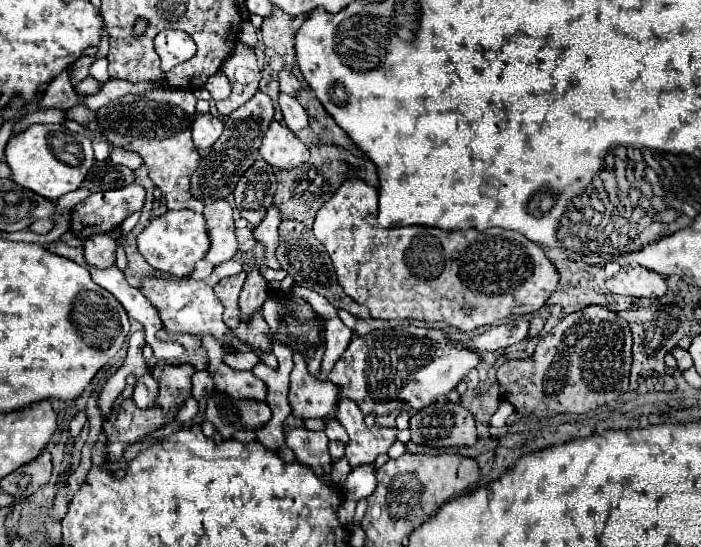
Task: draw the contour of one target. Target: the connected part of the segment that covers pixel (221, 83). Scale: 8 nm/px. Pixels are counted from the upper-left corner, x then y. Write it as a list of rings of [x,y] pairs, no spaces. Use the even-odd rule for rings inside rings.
[[[222,71],[214,73],[214,75],[206,81],[204,87],[210,91],[210,95],[214,97],[214,101],[226,99],[226,97],[230,95],[230,79],[226,79],[226,75],[222,75]]]

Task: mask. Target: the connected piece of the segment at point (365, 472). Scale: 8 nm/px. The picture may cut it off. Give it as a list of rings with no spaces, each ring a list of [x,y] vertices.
[[[374,463],[354,467],[344,483],[344,495],[346,495],[346,499],[358,501],[362,497],[368,497],[376,489],[376,483],[378,483],[378,479],[376,479]]]

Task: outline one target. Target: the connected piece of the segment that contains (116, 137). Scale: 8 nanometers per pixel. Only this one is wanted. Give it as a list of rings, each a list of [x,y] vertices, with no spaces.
[[[188,89],[126,95],[98,109],[98,129],[114,147],[124,147],[142,155],[144,165],[150,169],[150,179],[162,191],[168,209],[192,209],[202,213],[204,203],[190,193],[190,175],[200,161],[200,153],[192,141],[194,107],[196,97]]]

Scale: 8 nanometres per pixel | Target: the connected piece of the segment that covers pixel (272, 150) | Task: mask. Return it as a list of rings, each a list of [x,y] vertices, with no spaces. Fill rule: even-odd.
[[[272,121],[270,129],[264,133],[260,155],[272,167],[290,169],[308,159],[308,147],[280,121]]]

